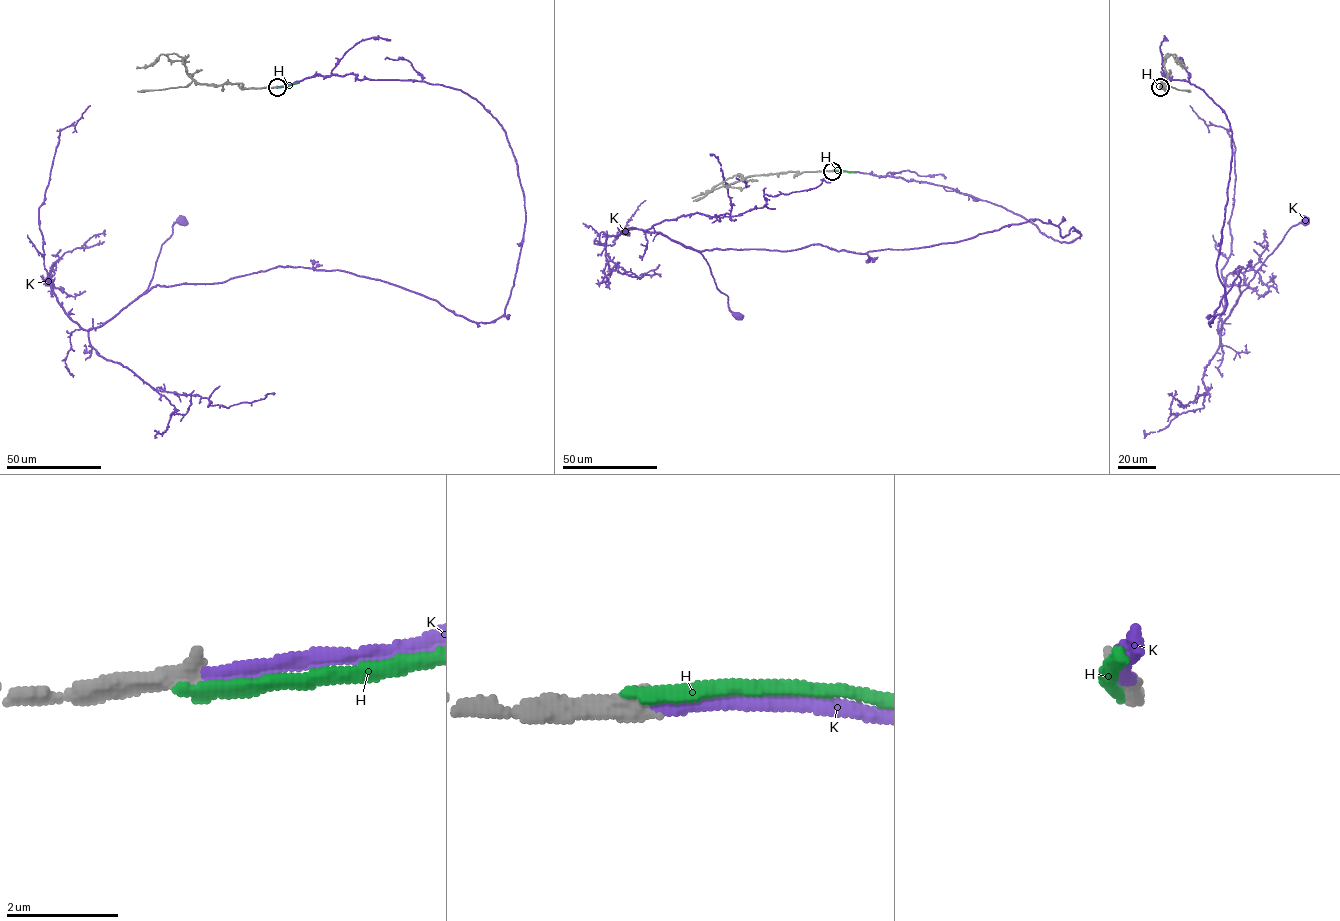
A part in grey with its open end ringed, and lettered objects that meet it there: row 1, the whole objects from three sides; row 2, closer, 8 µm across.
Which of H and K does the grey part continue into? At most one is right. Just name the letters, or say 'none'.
K

